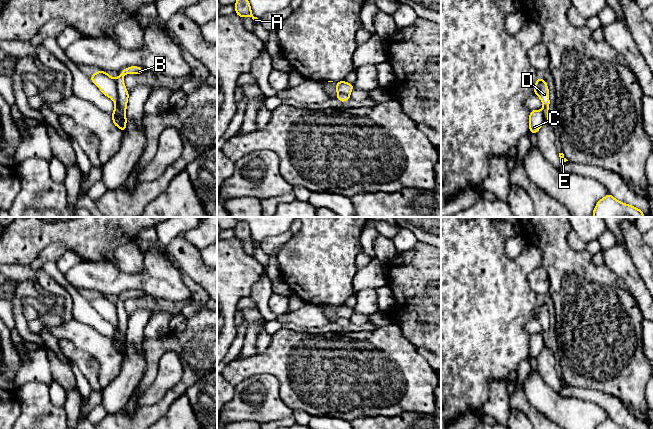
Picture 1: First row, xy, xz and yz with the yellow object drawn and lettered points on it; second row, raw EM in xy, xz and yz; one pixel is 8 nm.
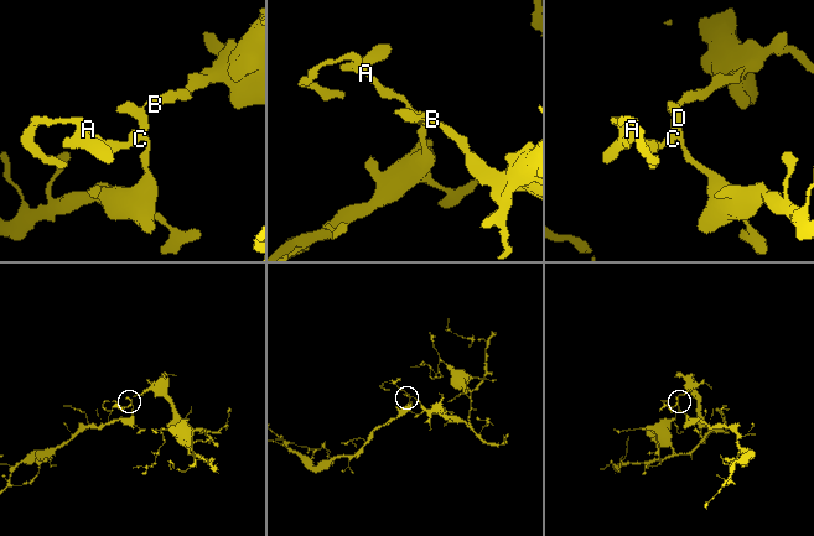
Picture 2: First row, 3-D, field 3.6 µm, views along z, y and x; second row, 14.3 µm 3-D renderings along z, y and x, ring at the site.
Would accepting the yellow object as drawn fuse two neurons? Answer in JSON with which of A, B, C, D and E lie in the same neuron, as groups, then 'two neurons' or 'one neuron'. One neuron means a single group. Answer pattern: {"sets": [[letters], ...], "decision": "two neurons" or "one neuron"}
{"sets": [["A", "B", "C"], ["D", "E"]], "decision": "two neurons"}

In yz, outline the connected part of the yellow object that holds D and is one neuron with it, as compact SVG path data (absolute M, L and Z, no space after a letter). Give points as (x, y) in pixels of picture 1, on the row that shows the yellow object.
M539 77L535 82L534 94L537 95L543 103L542 114L544 117L544 122L550 124L550 118L548 113L548 109L550 105L549 89L546 81L541 77Z

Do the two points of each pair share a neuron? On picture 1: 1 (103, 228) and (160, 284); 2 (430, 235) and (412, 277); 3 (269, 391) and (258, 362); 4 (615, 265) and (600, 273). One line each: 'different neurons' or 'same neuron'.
1: different neurons
2: different neurons
3: different neurons
4: different neurons

